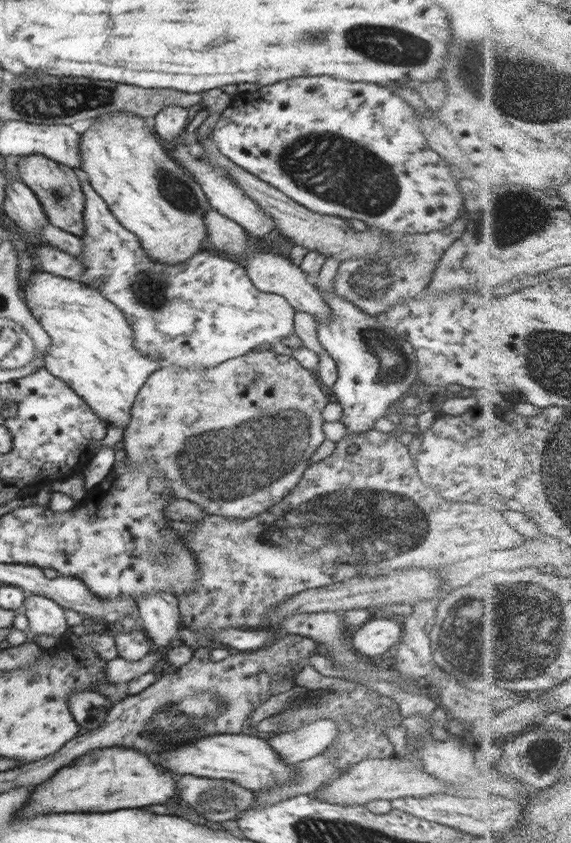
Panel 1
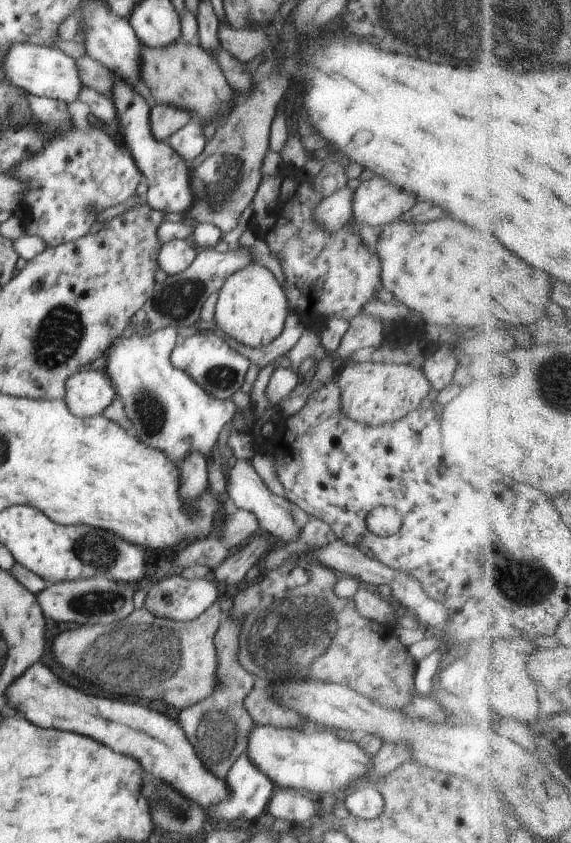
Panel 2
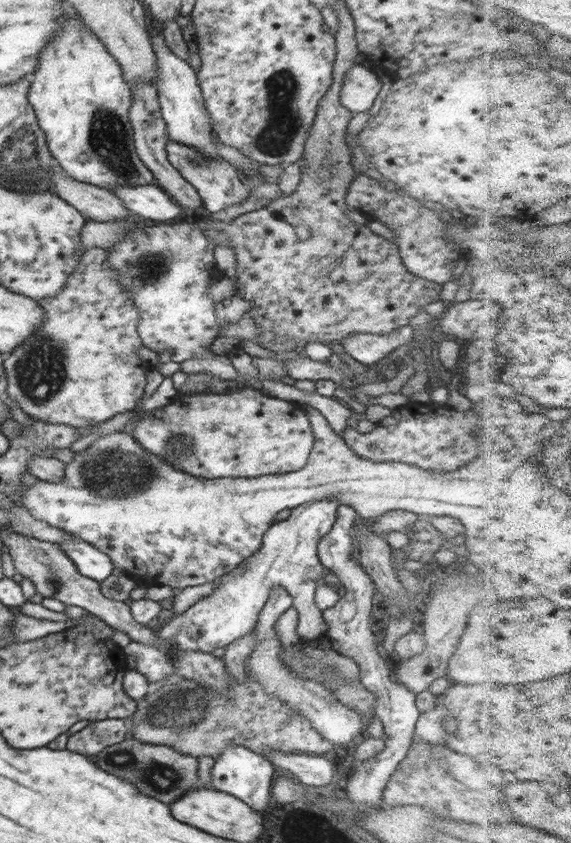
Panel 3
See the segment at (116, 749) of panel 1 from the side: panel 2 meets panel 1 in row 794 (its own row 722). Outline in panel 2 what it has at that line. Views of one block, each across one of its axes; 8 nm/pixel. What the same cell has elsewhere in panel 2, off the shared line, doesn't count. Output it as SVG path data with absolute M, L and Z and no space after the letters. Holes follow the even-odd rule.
M42 662L30 666L22 674L22 678L10 684L10 688L6 690L6 702L36 726L78 732L106 744L114 752L136 758L148 774L160 778L162 782L168 782L176 792L192 802L198 802L204 810L230 798L226 779L216 778L206 768L204 758L179 724L154 710L122 702L122 699L112 700L82 694L60 682L60 678L56 678L52 670Z

